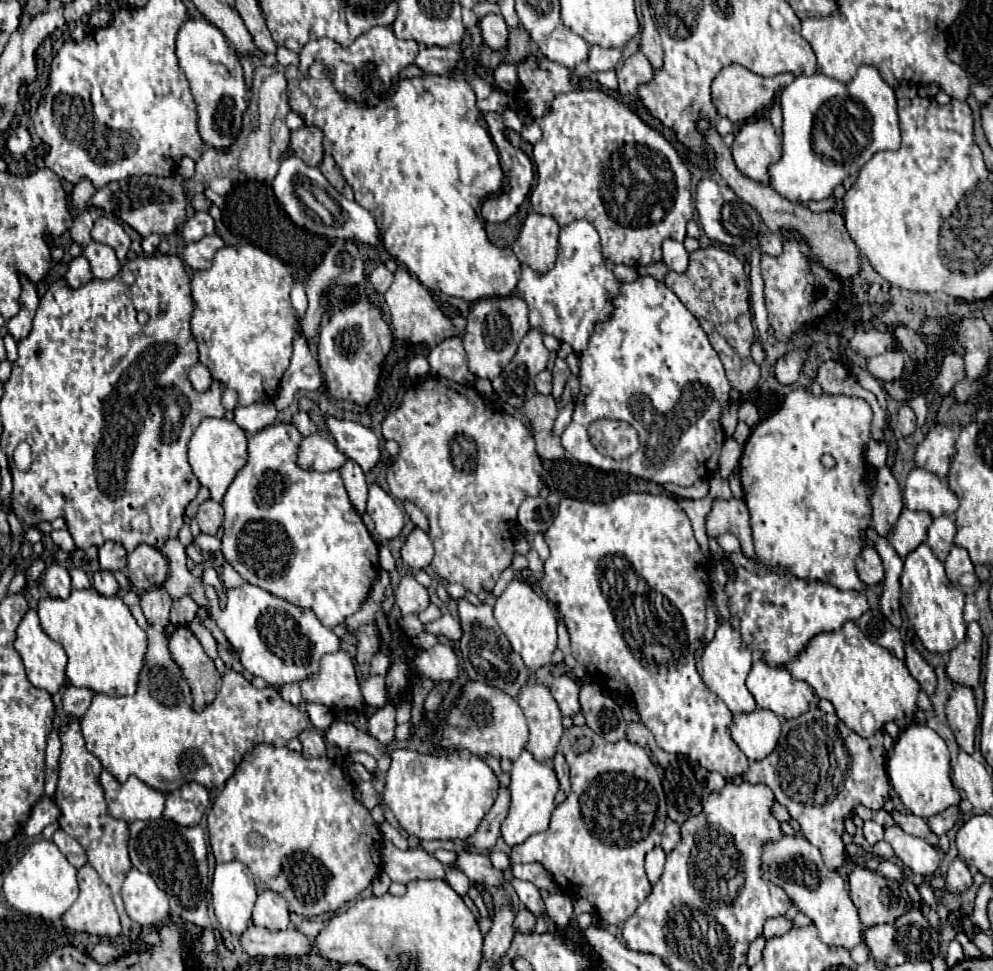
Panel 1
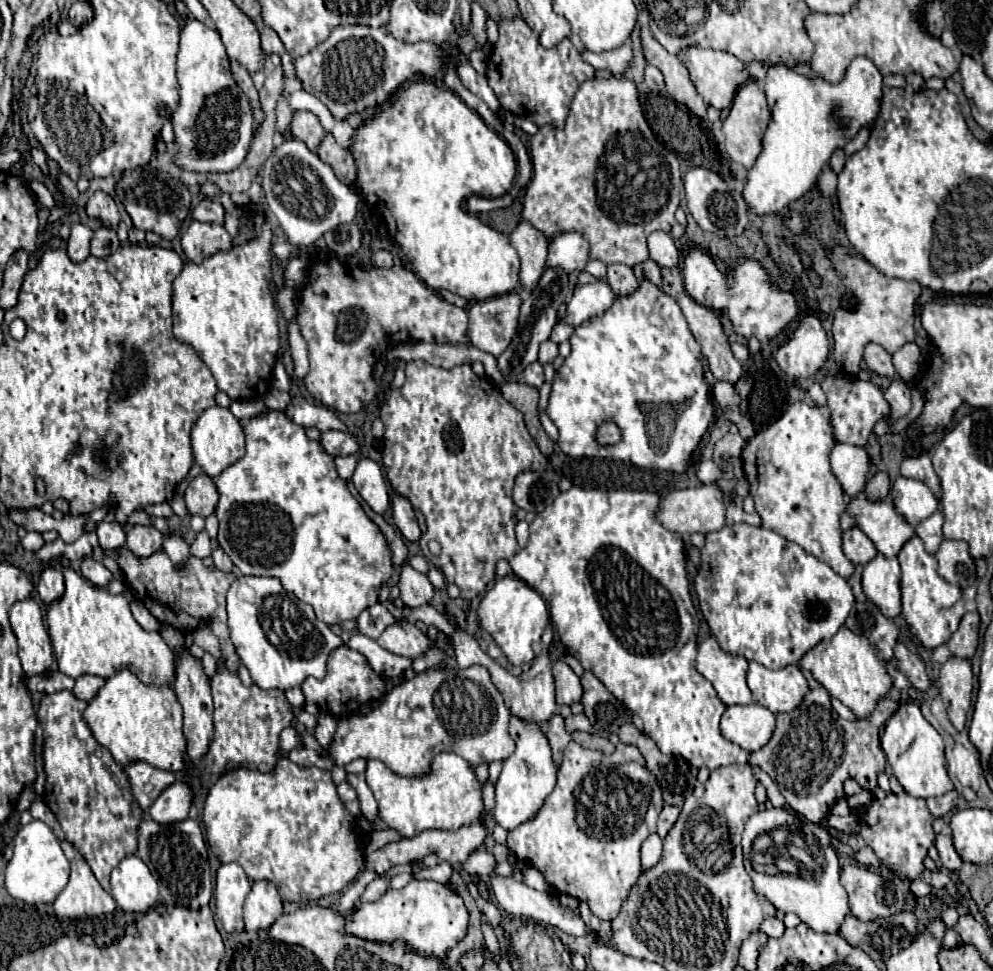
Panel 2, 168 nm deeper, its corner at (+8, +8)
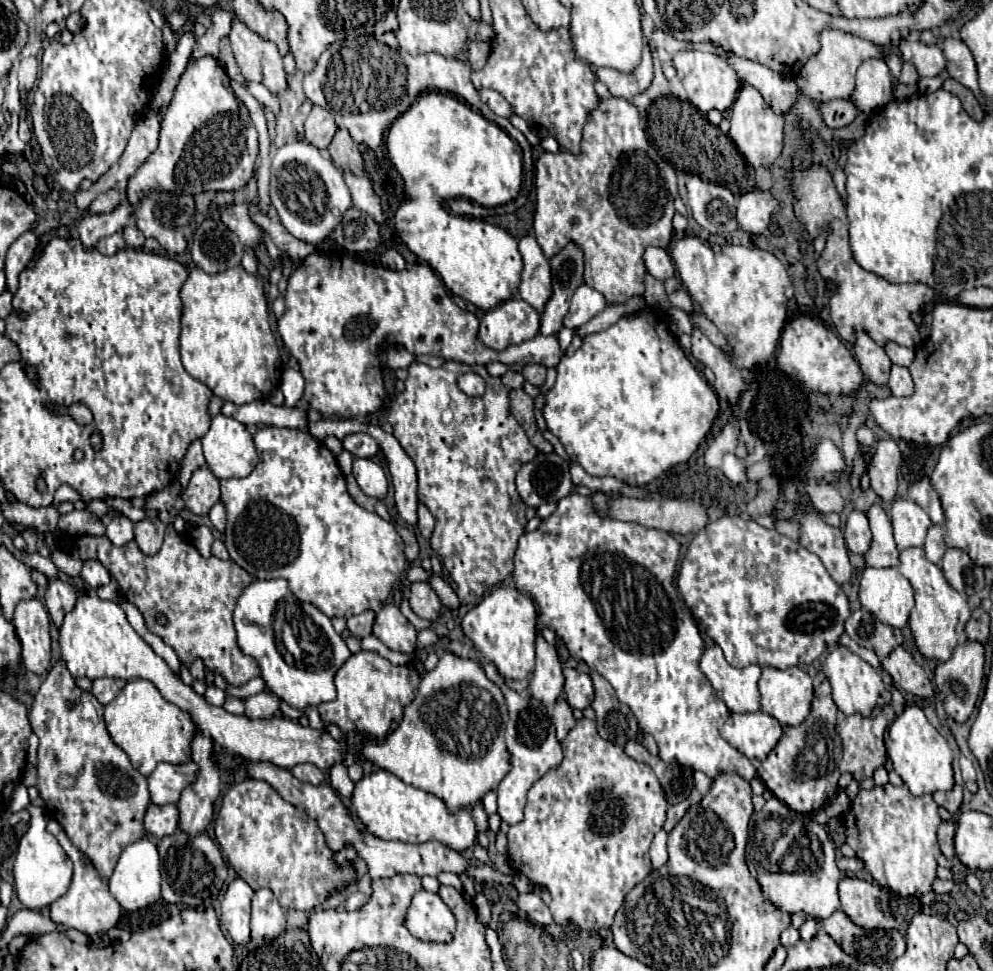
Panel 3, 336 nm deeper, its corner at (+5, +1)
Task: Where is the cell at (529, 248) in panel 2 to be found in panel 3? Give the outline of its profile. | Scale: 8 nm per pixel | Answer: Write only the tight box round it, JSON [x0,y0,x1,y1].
[519,235,553,313]

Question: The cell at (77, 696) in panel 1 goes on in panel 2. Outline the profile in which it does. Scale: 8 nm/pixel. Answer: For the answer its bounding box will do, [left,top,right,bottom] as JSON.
[72,676,104,702]

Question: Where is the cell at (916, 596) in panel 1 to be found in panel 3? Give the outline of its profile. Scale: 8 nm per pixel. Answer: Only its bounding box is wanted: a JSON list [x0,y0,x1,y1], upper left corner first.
[899,547,971,661]

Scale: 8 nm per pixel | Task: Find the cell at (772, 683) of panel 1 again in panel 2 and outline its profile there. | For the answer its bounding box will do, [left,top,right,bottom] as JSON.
[746,662,808,714]

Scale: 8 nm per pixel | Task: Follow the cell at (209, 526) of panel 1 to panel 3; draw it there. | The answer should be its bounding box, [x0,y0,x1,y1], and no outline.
[183,467,219,515]

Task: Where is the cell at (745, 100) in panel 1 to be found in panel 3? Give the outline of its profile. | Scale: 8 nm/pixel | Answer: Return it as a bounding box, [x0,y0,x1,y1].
[673,49,741,113]

